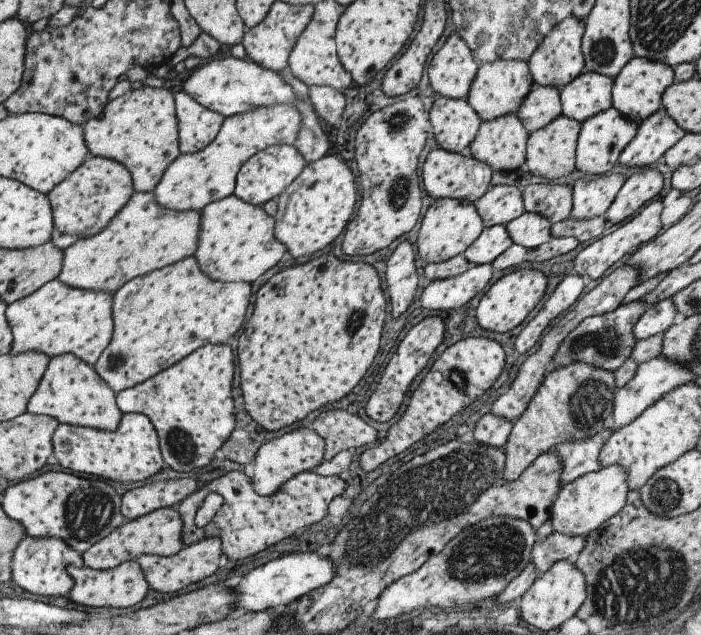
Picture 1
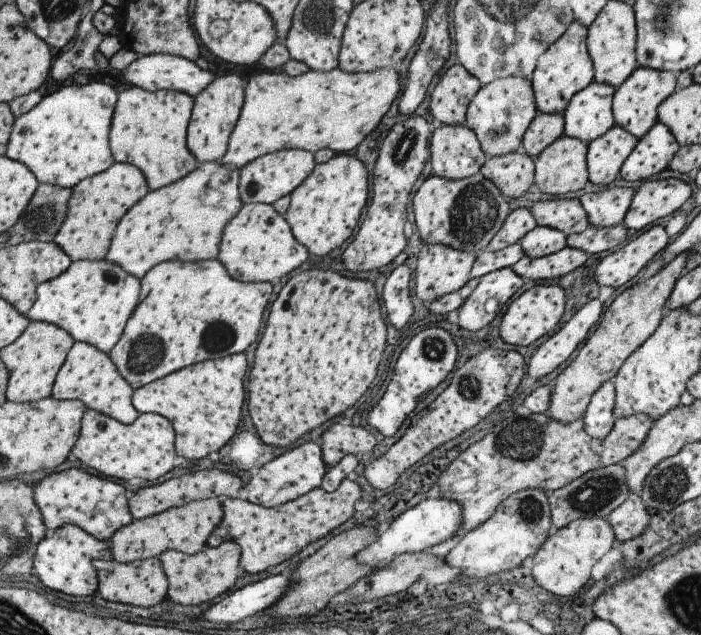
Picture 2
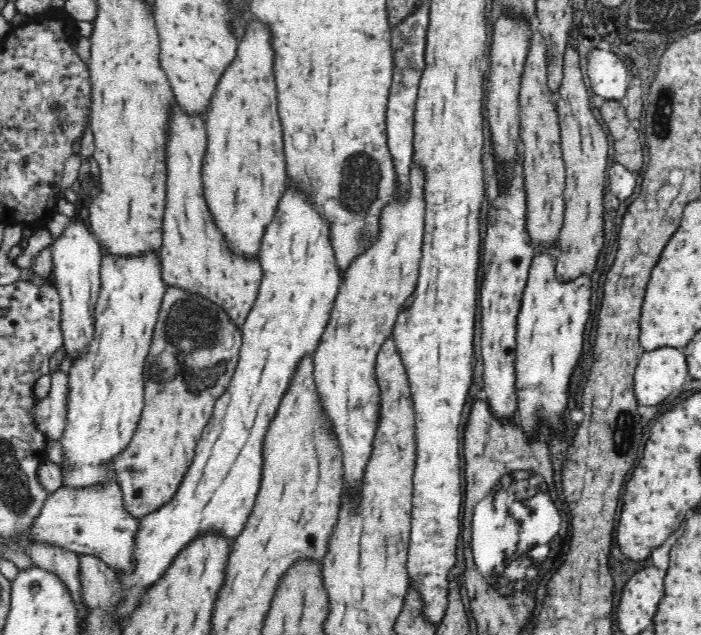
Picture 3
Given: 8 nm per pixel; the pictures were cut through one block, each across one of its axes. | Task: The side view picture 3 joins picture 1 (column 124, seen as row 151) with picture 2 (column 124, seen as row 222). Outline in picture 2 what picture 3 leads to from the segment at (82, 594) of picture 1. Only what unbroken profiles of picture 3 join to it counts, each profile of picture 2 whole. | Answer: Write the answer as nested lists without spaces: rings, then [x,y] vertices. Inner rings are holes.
[[[158,557],[128,563],[96,559],[92,563],[98,580],[96,592],[105,600],[133,604],[133,606],[155,606],[167,598],[168,580],[162,571]]]

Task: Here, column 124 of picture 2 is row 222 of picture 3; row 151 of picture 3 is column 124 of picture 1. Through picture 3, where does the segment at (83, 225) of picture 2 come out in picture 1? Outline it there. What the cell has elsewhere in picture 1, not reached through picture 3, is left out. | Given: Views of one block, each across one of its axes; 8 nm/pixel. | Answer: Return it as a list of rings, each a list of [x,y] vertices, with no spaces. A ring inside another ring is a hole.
[[[88,154],[80,166],[46,194],[54,225],[52,246],[63,251],[78,239],[98,234],[133,194],[129,172],[120,163]]]

